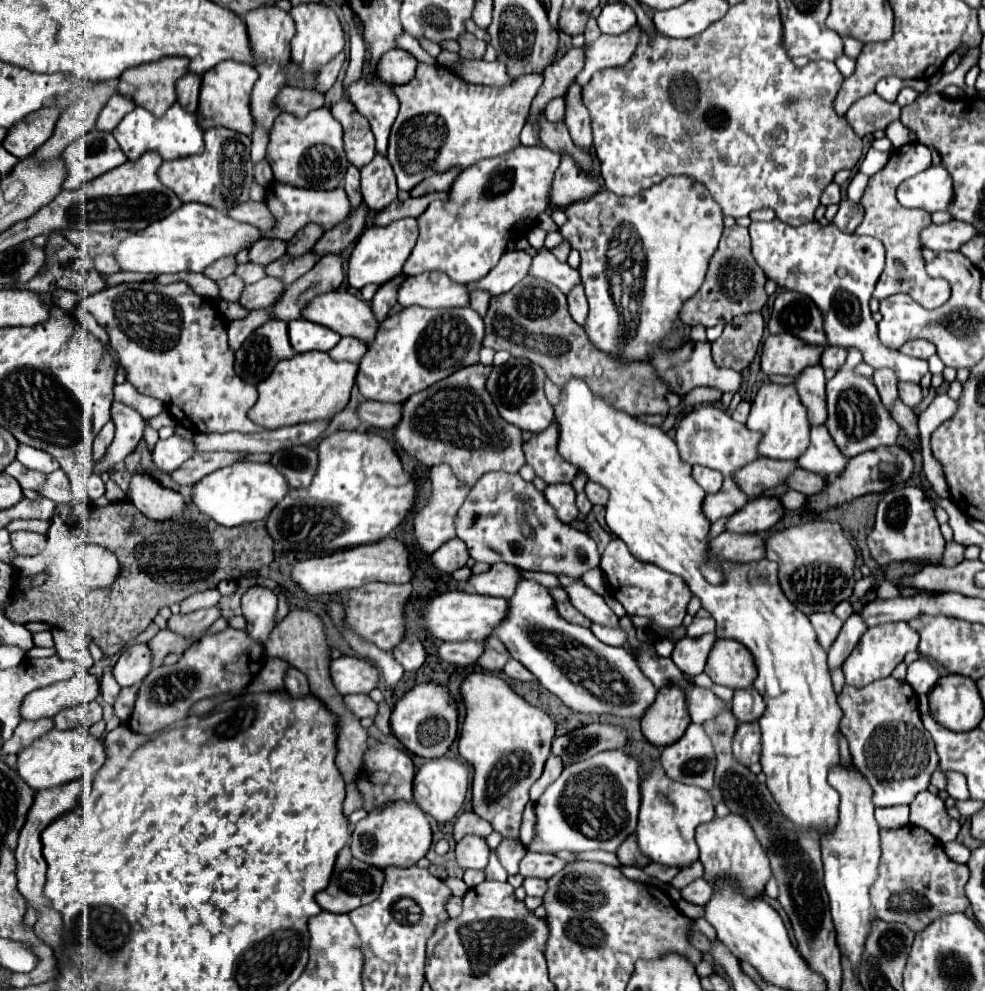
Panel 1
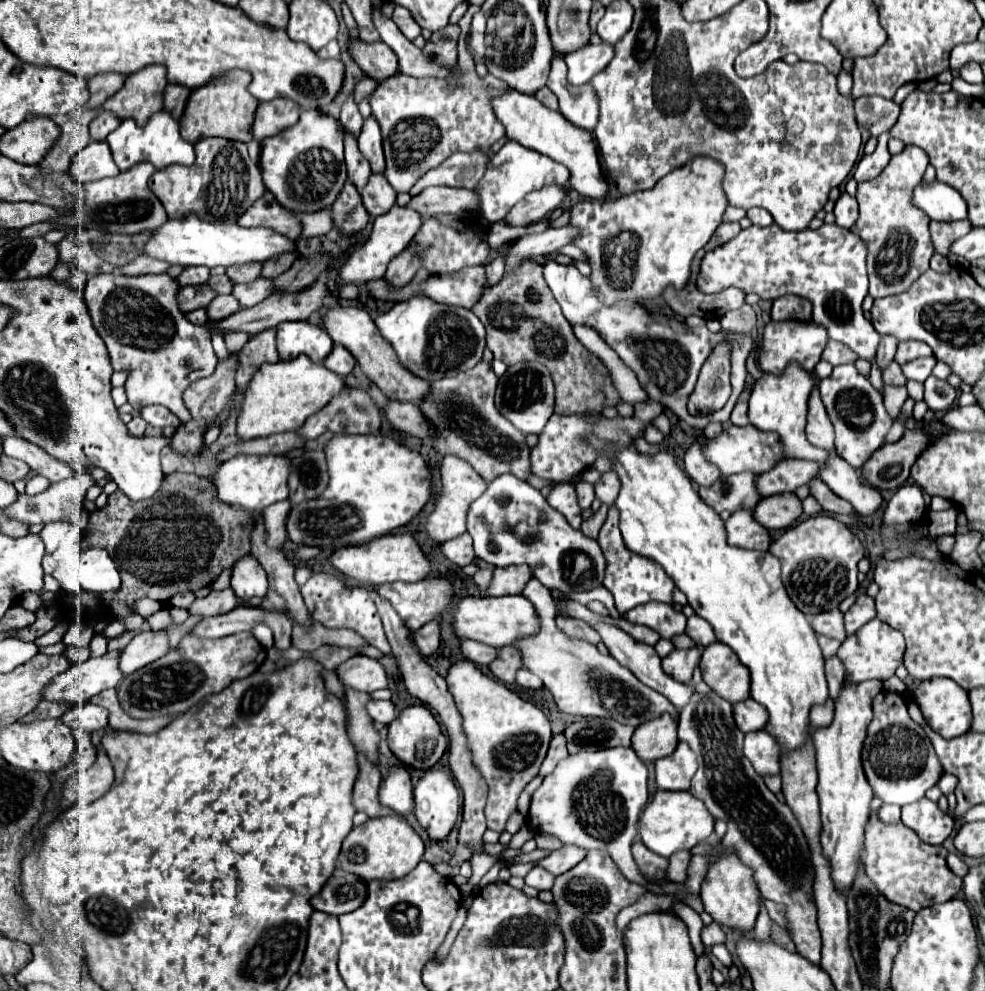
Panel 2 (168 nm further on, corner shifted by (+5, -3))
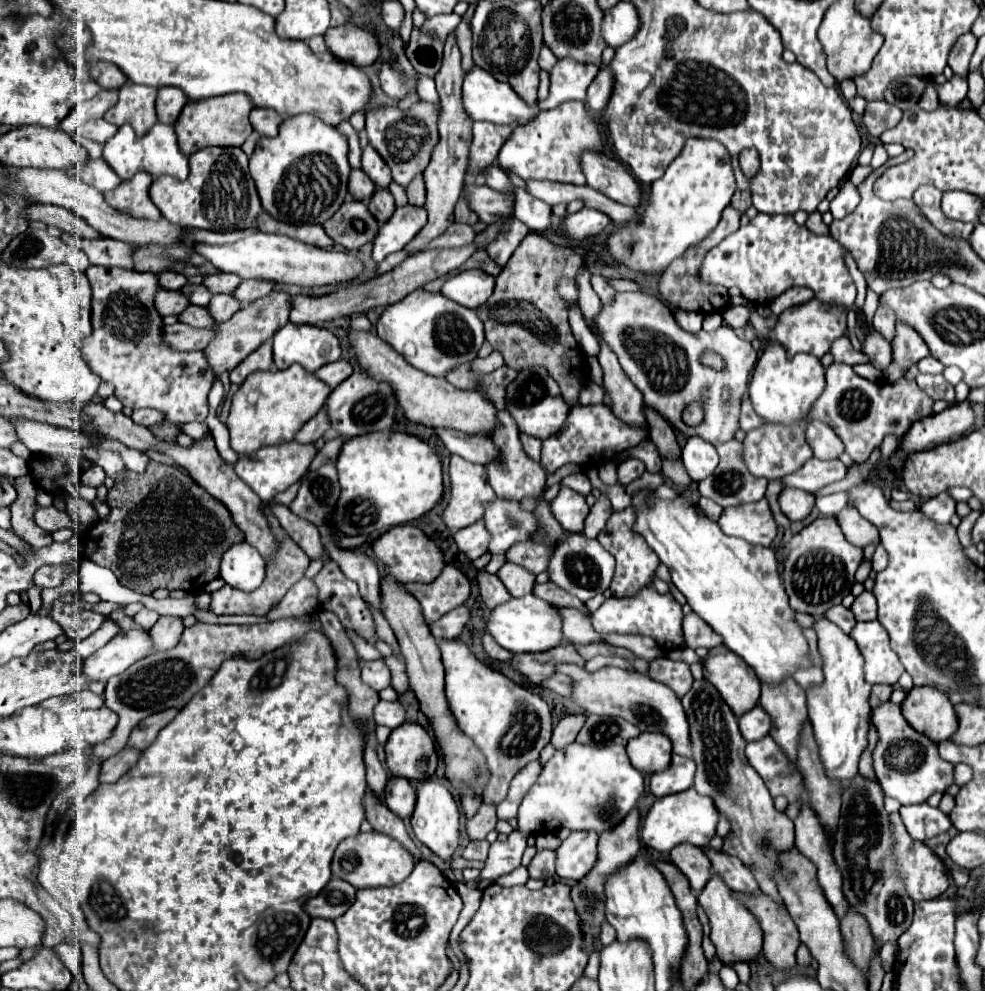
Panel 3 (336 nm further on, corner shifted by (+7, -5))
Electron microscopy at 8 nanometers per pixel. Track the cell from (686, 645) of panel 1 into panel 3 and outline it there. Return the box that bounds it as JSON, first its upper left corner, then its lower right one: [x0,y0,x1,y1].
[650,658,692,698]

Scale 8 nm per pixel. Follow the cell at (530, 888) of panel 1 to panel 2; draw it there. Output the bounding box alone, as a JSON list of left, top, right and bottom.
[526,866,554,890]

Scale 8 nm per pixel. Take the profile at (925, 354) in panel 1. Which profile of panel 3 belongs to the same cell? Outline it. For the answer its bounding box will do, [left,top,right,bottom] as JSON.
[884,324,930,382]

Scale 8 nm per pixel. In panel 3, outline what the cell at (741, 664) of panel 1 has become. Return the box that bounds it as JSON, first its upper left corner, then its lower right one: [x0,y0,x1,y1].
[702,646,760,716]

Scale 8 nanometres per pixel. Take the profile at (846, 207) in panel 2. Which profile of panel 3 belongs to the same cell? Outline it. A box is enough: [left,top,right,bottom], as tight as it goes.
[830,182,860,220]

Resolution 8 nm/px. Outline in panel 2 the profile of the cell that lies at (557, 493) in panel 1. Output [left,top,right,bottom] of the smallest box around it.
[548,482,582,528]

